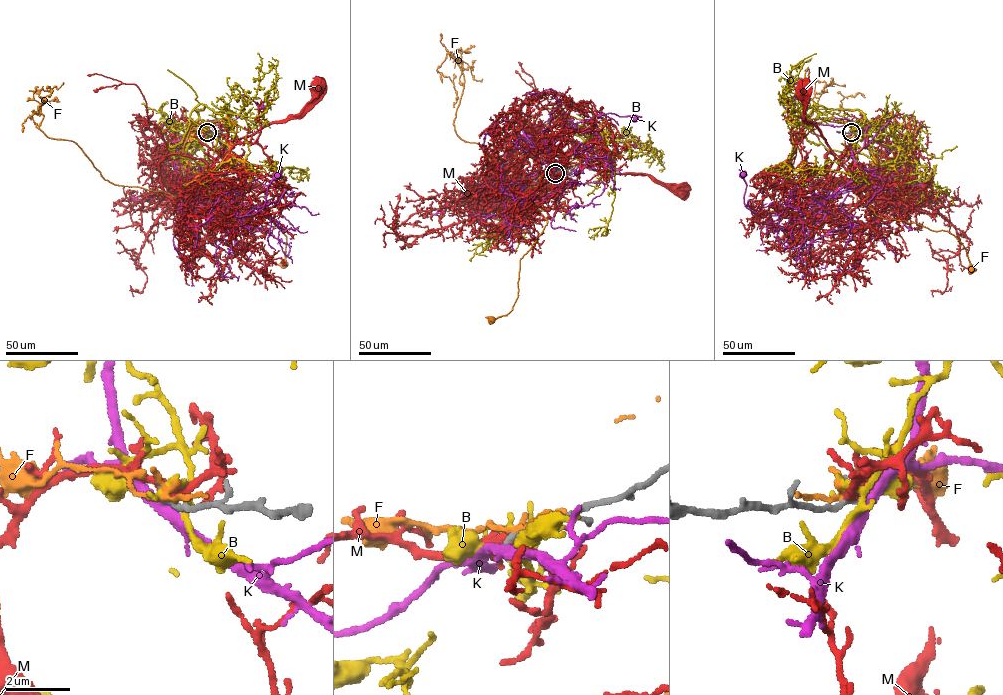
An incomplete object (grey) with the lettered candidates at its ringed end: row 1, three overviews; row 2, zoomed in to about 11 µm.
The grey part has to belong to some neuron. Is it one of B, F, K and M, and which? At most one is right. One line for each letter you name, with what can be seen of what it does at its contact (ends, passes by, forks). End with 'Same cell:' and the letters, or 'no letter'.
Same cell: no letter

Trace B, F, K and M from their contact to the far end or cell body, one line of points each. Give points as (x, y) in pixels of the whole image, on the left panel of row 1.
B: (207, 132), (200, 104), (193, 121), (235, 158), (304, 170), (306, 175), (294, 178)
F: (207, 132), (193, 129), (184, 143), (194, 181), (227, 202), (260, 207), (260, 220), (286, 236), (284, 264)
K: (207, 133), (234, 153), (235, 170), (243, 180), (229, 207), (234, 215), (261, 210), (277, 174)
M: (207, 132), (199, 139), (224, 161), (192, 184), (226, 145), (290, 120), (319, 85)

